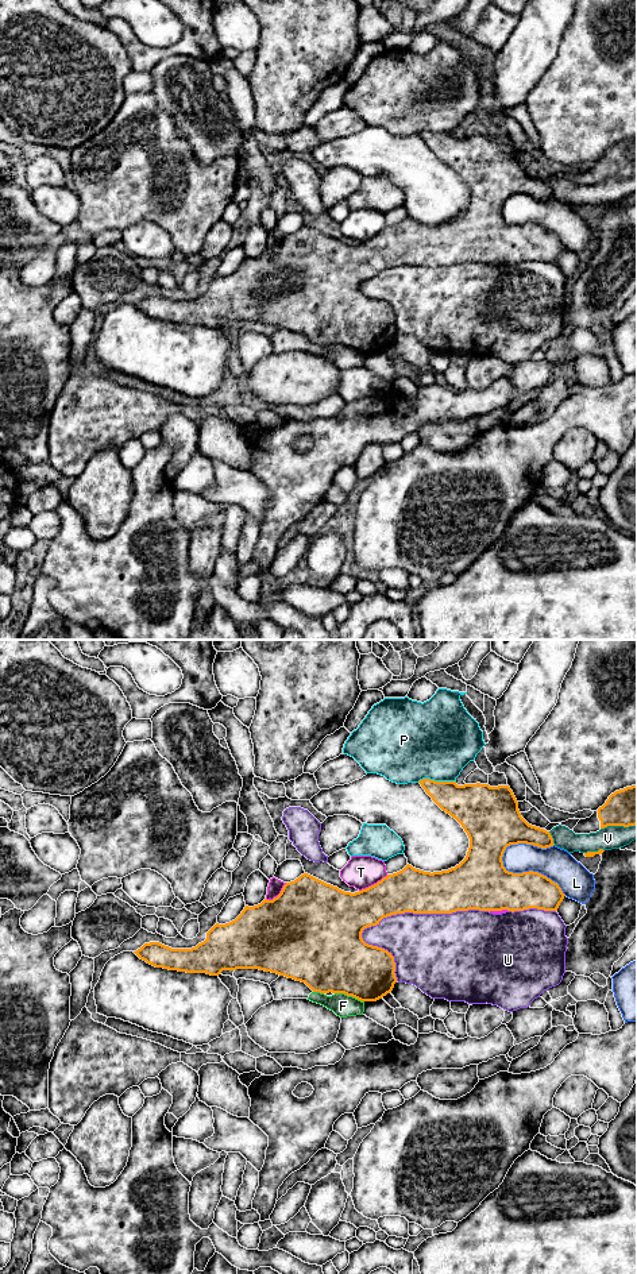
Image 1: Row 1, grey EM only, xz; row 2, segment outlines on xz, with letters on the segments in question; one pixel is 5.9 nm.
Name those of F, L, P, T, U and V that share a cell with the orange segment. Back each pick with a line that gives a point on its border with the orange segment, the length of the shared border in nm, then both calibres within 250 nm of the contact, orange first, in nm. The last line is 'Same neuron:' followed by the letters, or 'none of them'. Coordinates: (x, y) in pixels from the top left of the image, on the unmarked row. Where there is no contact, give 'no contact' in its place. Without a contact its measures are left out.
Same neuron: none of them

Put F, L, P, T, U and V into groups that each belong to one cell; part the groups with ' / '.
F / L / P / T / U / V

